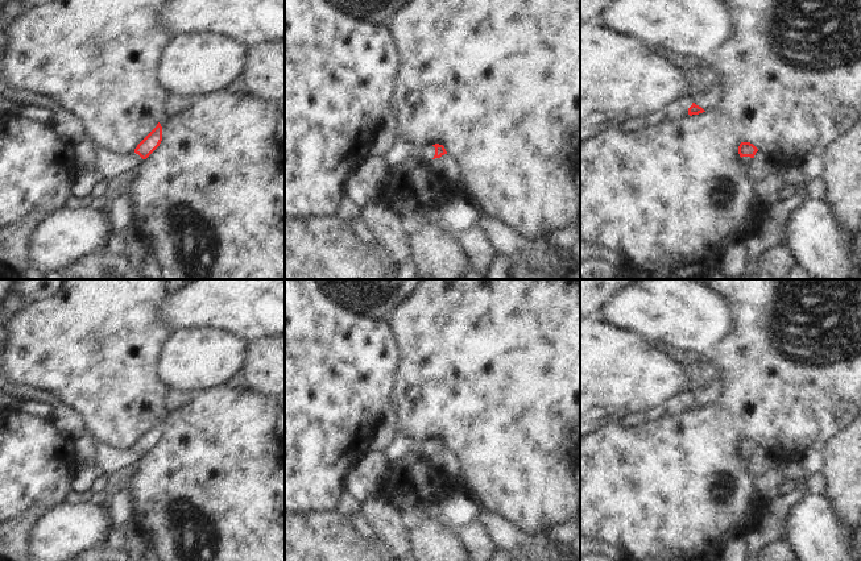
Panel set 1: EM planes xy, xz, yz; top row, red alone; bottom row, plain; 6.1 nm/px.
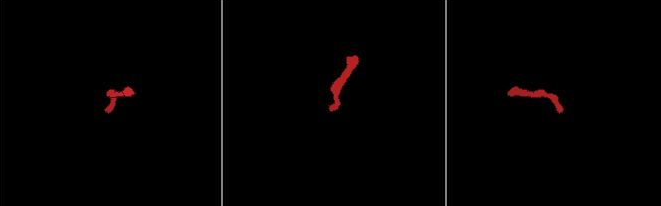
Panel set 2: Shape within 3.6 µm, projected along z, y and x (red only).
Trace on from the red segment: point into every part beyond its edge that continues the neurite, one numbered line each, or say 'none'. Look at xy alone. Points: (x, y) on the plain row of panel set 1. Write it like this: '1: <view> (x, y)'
1: xy (110, 460)

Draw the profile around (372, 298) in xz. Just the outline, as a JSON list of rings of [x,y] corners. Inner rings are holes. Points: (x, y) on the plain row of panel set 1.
[[[316,279],[332,302],[357,315],[386,321],[422,279]]]

